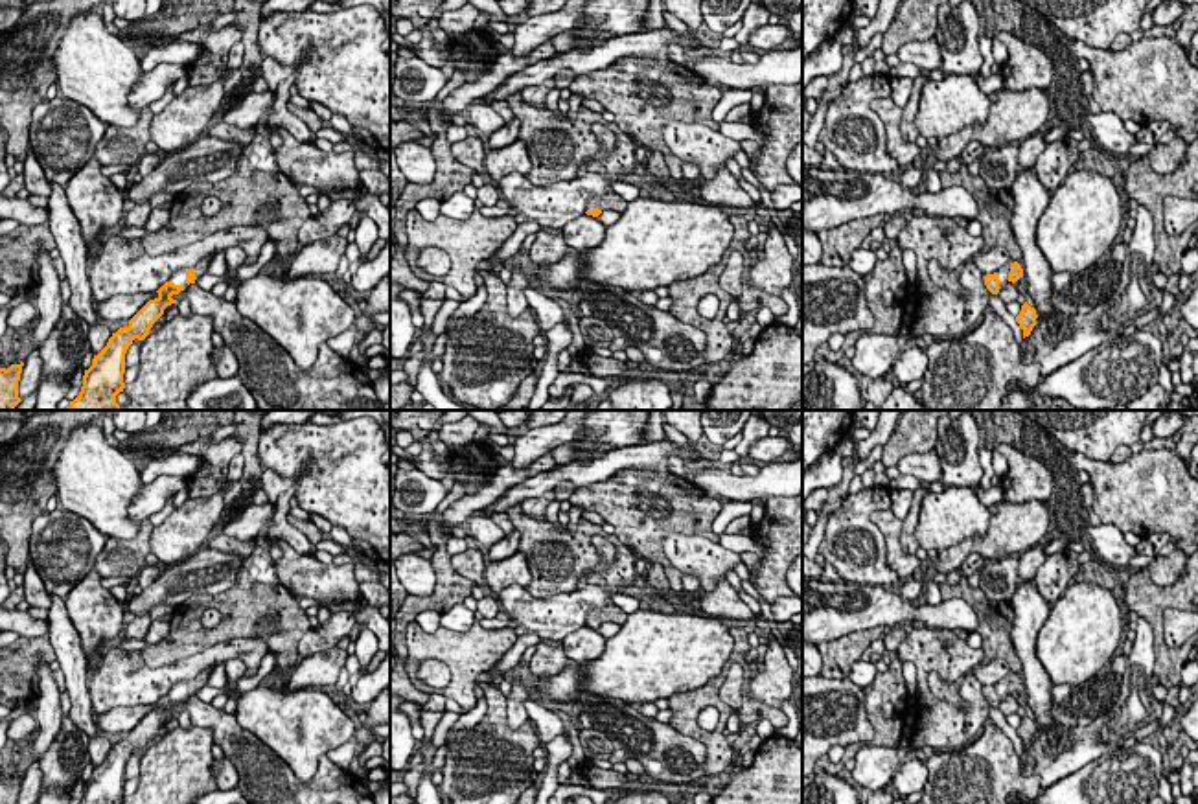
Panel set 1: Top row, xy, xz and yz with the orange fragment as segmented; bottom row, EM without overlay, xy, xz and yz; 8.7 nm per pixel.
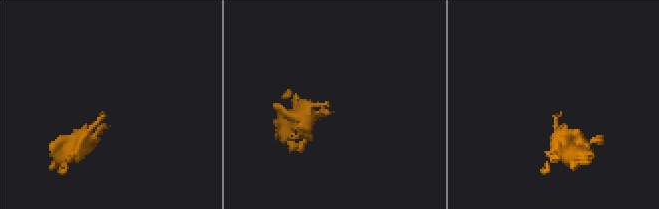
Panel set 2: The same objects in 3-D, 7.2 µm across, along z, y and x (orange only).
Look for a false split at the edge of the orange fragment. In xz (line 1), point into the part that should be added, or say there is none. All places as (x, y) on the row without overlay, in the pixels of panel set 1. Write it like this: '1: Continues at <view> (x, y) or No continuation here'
1: Continues at xz (610, 613)

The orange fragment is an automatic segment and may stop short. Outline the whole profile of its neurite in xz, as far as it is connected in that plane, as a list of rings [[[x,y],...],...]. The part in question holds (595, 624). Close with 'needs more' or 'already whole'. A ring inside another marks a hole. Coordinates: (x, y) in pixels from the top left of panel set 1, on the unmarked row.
[[[607,602],[604,609],[594,609],[589,613],[587,627],[598,629],[604,622],[615,622],[622,626],[628,620],[628,613],[624,613],[618,605],[613,602]]]; needs more

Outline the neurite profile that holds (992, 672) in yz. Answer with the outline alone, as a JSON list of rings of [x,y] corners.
[[[994,659],[986,664],[983,662],[983,664],[975,666],[972,672],[975,673],[975,677],[983,684],[983,688],[986,688],[986,686],[994,686],[1003,677],[1007,677],[1010,673],[1010,666],[1005,659]]]

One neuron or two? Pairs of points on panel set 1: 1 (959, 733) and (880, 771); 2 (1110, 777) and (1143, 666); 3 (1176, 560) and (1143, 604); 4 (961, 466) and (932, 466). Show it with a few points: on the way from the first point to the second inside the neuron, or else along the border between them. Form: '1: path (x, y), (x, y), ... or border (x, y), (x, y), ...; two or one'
1: border (911, 738), (908, 755); two
2: border (1121, 746), (1079, 769); two
3: border (1145, 567), (1156, 584), (1171, 585); two
4: border (933, 451), (941, 481); two

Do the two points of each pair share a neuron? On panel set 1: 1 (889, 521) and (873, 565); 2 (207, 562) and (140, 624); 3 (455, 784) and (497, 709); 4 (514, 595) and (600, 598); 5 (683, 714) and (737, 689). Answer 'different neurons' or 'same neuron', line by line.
1: different neurons
2: different neurons
3: same neuron
4: same neuron
5: different neurons

